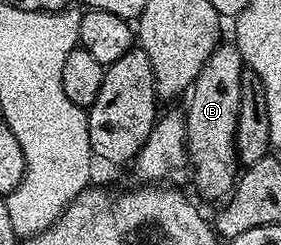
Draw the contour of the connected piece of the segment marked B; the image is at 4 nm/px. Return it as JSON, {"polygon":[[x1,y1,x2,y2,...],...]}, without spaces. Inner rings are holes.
{"polygon":[[220,42,209,62,201,66,201,74,186,93,185,139,189,172,195,175,195,188,207,196,226,197,237,183,241,165,235,154,235,131,239,121,241,78,245,65,238,46,233,42]]}

